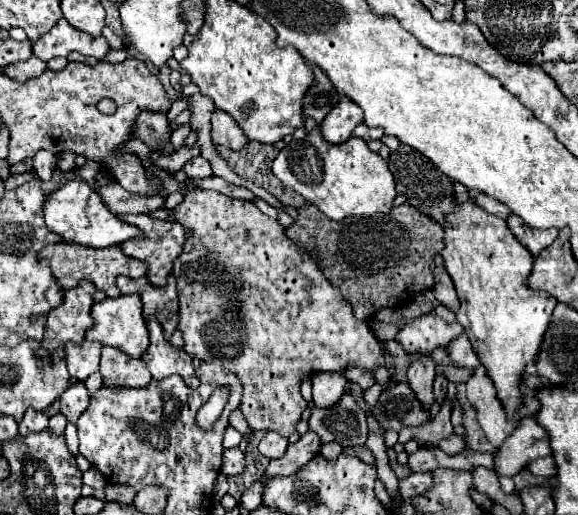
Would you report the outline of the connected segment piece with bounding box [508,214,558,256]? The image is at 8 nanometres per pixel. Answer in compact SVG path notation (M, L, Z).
M510 214L508 226L514 232L514 236L532 252L532 256L542 252L546 246L550 246L558 238L558 230L556 228L534 230L534 228L526 226L526 222L522 222L522 218L518 218L516 214Z

